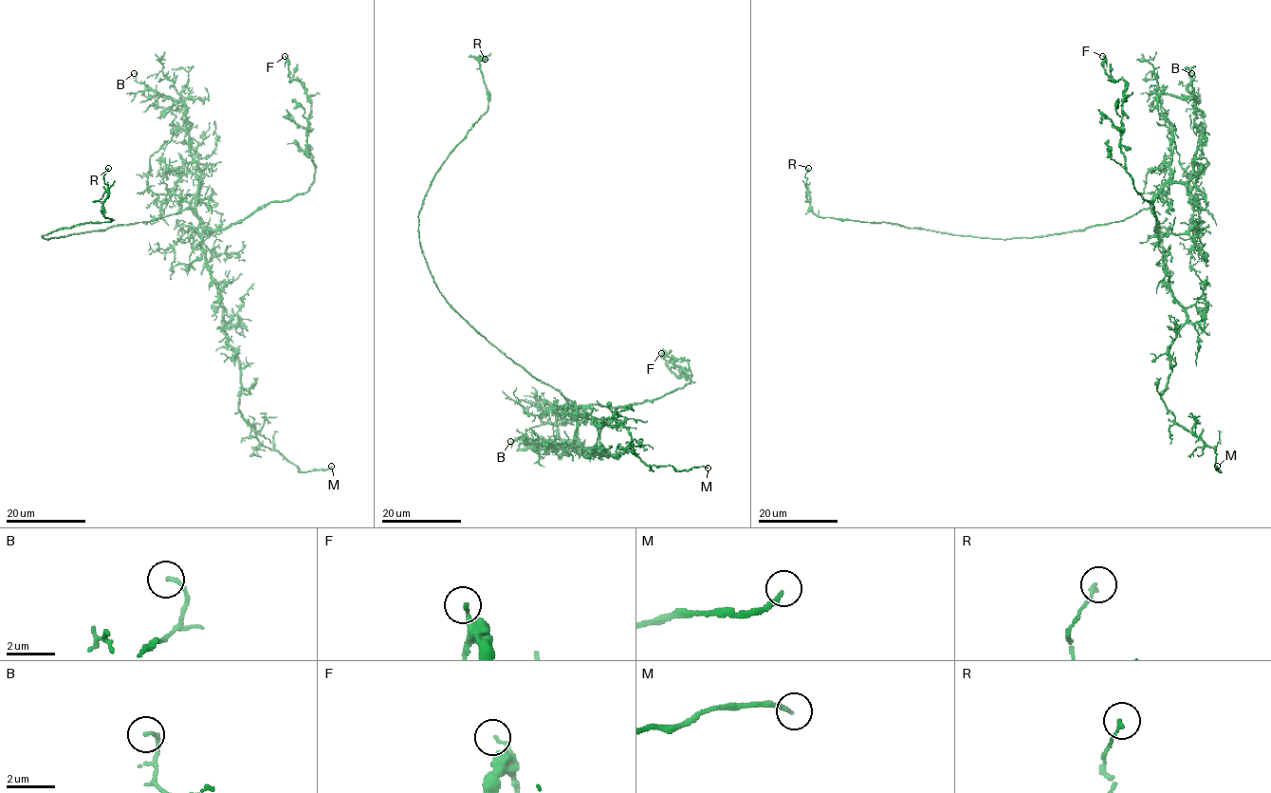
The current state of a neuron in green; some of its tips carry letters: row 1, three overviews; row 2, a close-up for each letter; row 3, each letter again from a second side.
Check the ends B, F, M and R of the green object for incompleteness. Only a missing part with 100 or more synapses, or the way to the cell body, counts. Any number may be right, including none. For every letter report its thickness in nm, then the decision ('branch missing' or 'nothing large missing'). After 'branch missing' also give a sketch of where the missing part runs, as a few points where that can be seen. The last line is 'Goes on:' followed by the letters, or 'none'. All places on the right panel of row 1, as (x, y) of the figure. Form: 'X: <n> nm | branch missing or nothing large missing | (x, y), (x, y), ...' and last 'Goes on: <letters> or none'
B: 140 nm | nothing large missing
F: 130 nm | nothing large missing
M: 190 nm | branch missing | (1217, 466), (1221, 449), (1219, 429), (1229, 415), (1254, 441), (1259, 453), (1267, 452)
R: 130 nm | nothing large missing
Goes on: M

